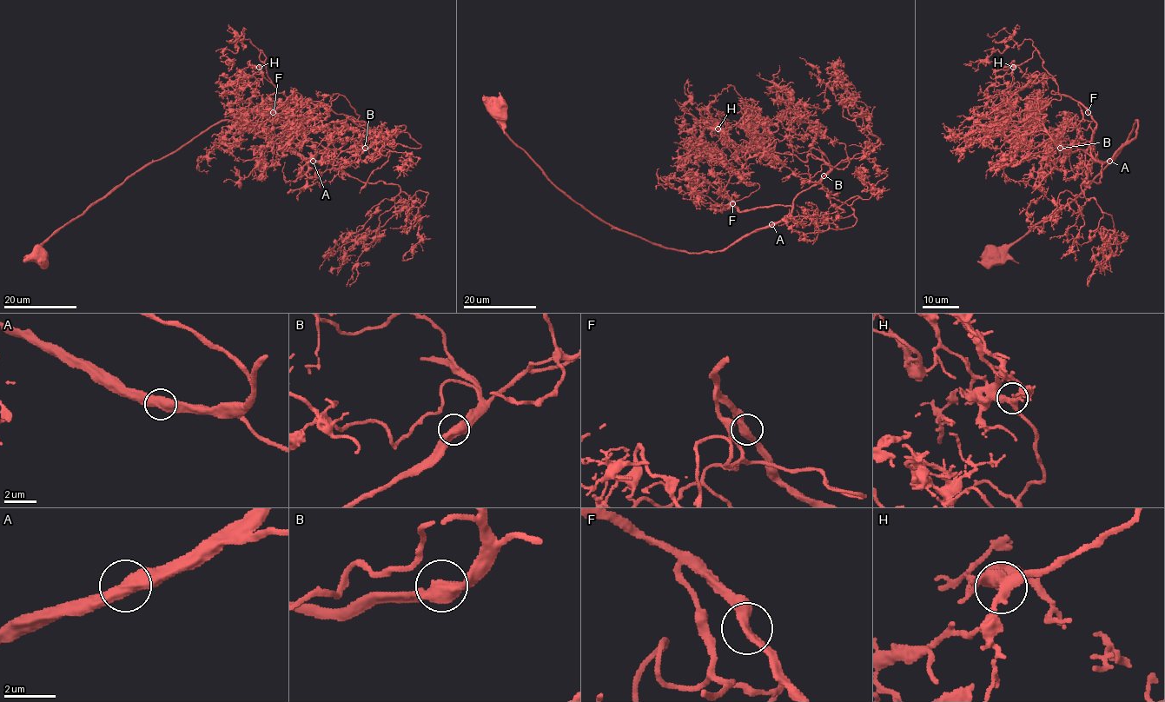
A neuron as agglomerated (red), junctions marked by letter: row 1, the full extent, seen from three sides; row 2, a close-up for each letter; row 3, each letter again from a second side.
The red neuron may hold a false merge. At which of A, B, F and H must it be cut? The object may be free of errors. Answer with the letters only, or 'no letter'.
no letter

